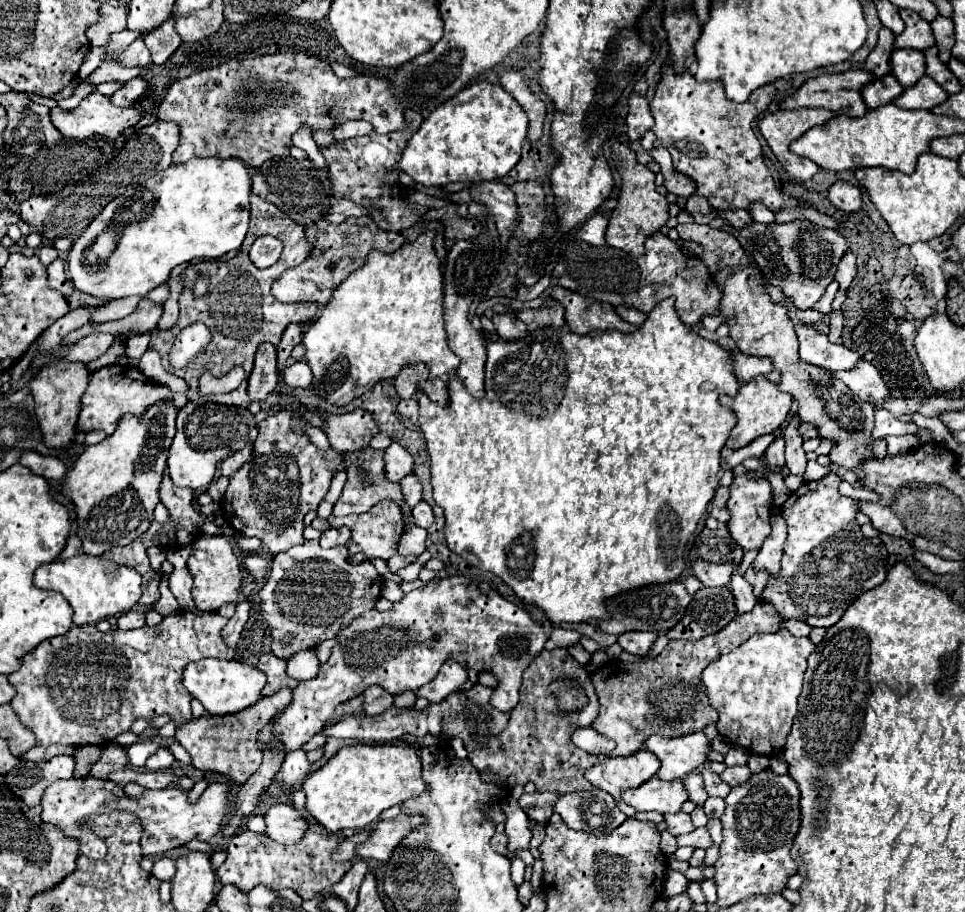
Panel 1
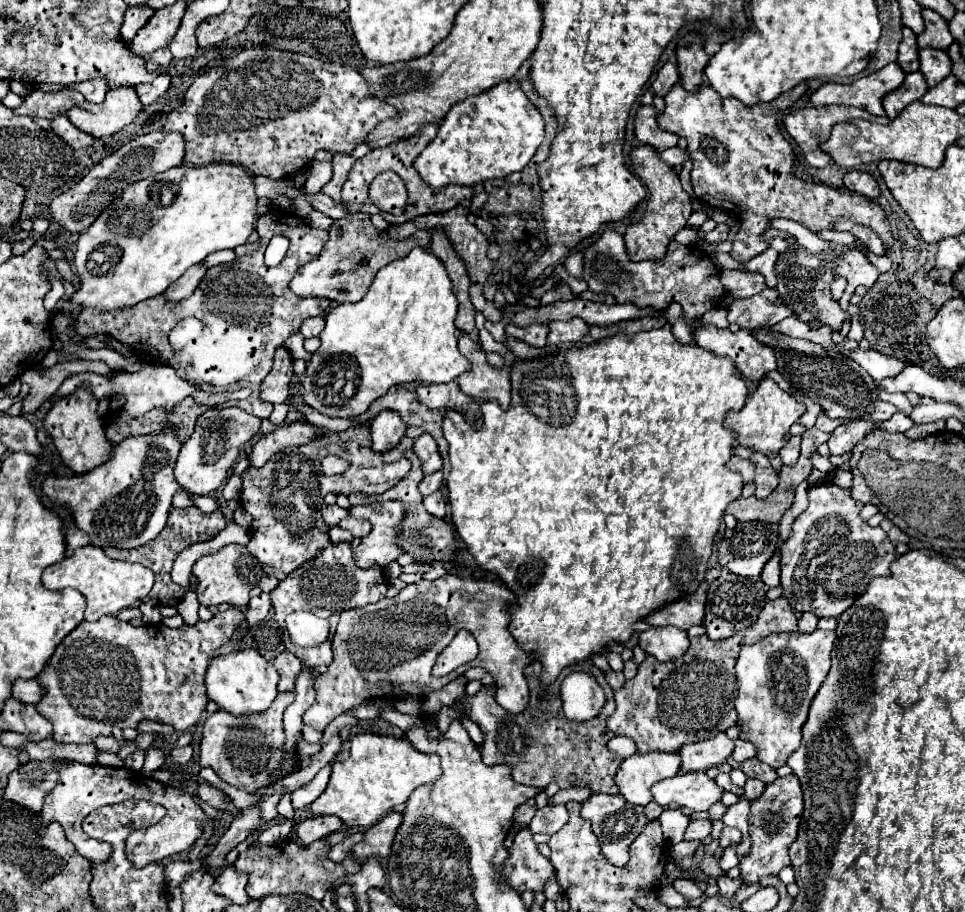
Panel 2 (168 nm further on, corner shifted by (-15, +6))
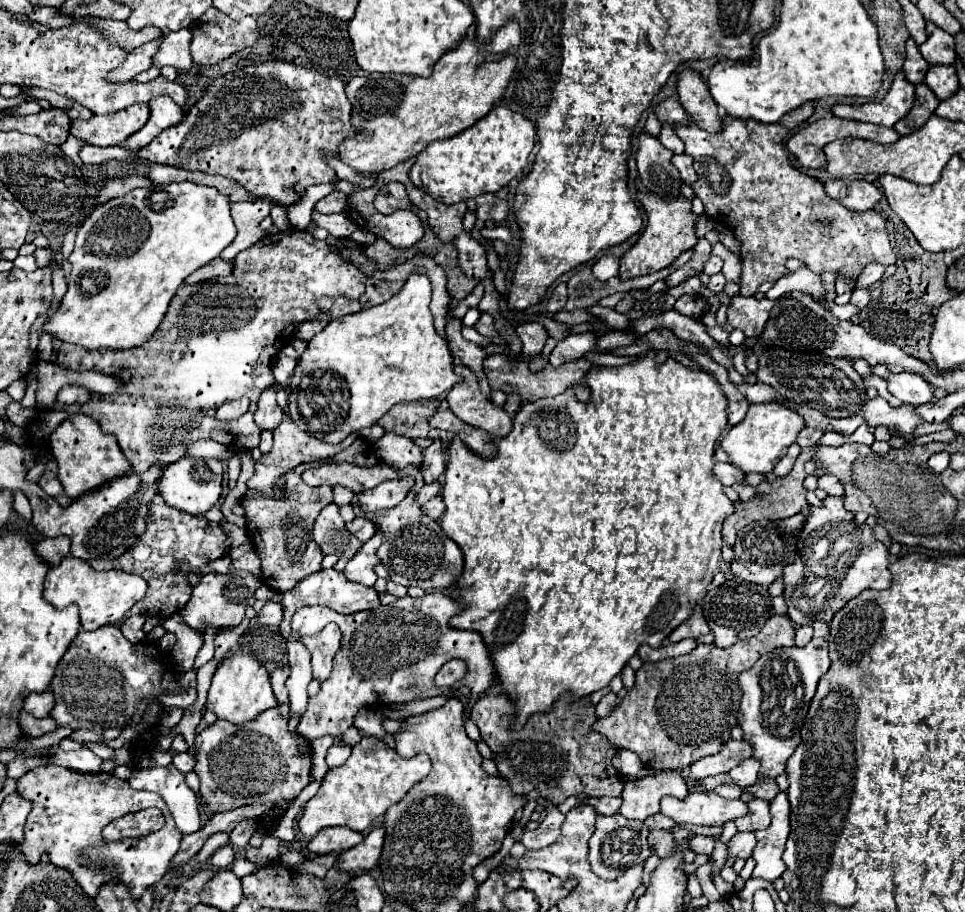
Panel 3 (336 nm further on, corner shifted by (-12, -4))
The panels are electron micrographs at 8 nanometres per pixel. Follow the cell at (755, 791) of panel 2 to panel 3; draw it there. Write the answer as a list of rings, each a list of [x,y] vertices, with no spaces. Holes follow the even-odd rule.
[[[753,798],[751,802],[747,802],[747,806],[749,806],[749,812],[745,816],[741,816],[741,818],[735,820],[737,830],[753,832],[753,830],[759,830],[759,828],[767,828],[769,822],[771,822],[769,802],[767,800]]]

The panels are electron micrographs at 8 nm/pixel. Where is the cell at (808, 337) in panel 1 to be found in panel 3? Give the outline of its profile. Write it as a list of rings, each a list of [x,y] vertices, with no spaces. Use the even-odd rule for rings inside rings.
[[[889,374],[887,378],[887,390],[899,398],[901,402],[905,404],[913,404],[913,406],[919,406],[919,404],[927,404],[933,400],[933,392],[931,392],[931,386],[919,378],[917,374]]]

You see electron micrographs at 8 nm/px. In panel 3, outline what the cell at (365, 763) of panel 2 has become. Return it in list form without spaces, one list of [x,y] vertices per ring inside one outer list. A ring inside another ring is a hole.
[[[363,736],[361,742],[353,746],[345,764],[331,768],[325,774],[319,792],[305,804],[305,812],[299,818],[299,830],[305,834],[305,838],[313,838],[327,826],[347,826],[355,832],[365,832],[393,804],[401,802],[413,784],[427,778],[431,768],[431,760],[425,754],[403,758],[389,748],[387,742],[373,736]]]

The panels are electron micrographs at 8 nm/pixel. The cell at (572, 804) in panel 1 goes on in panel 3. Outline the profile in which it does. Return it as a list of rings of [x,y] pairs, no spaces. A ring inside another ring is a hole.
[[[597,814],[595,832],[593,832],[591,840],[589,840],[589,864],[591,864],[591,870],[603,880],[619,878],[627,868],[631,868],[635,864],[641,864],[651,856],[647,836],[649,836],[649,830],[641,820],[627,820],[621,814],[613,814],[613,816]]]

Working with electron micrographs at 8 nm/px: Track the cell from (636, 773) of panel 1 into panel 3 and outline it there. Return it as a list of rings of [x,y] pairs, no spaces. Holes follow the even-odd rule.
[[[661,770],[637,780],[627,780],[621,794],[623,804],[619,814],[625,818],[645,820],[659,812],[659,800],[667,794],[675,798],[687,796],[687,784],[679,770]]]

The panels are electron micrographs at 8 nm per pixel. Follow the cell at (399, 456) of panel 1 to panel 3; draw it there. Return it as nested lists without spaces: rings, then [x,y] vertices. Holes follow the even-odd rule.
[[[433,440],[433,444],[427,450],[423,450],[421,472],[425,482],[437,482],[441,478],[441,470],[445,470],[445,460],[441,456],[441,440]]]

